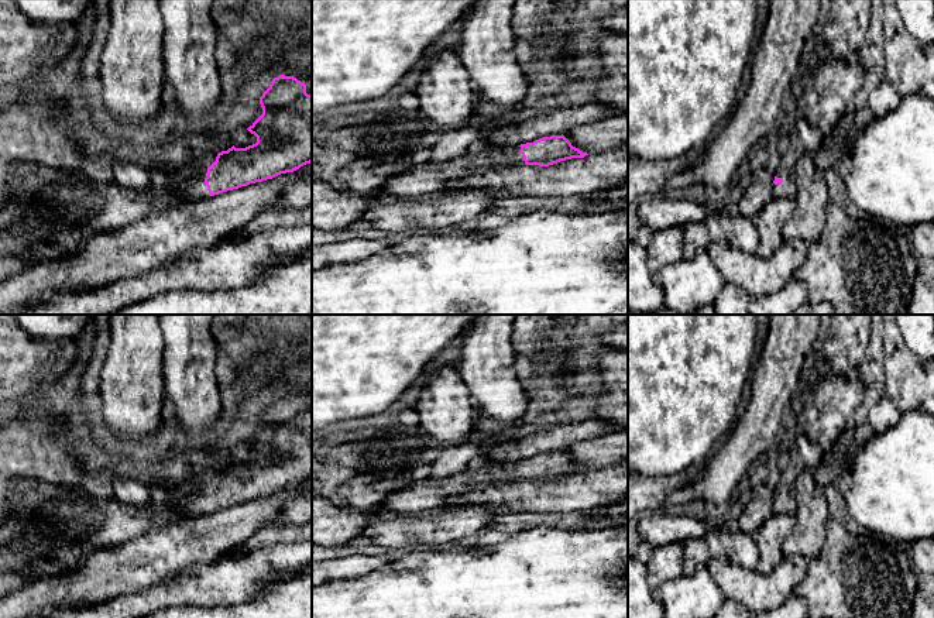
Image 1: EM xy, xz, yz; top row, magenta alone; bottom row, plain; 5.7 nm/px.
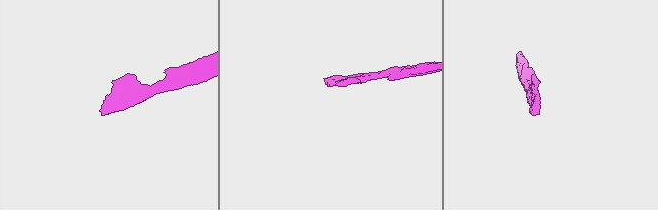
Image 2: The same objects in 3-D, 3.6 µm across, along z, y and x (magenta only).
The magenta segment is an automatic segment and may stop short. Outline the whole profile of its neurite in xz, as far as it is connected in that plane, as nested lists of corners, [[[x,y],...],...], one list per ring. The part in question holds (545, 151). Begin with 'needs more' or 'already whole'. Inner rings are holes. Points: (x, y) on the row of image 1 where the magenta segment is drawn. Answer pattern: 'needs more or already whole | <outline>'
needs more | [[[563,134],[514,147],[475,147],[443,164],[412,165],[405,172],[389,176],[380,189],[384,196],[419,200],[440,192],[449,181],[487,169],[525,165],[549,166],[586,155],[588,154],[573,147]]]

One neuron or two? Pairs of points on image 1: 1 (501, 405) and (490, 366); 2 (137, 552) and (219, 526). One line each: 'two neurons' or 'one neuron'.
1: one neuron
2: one neuron

